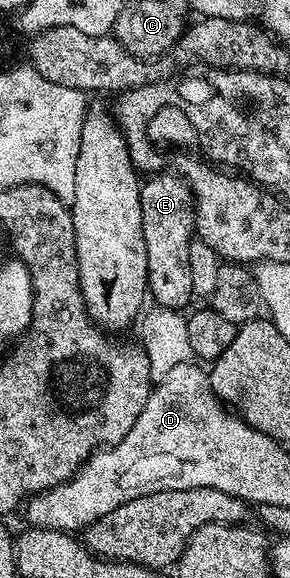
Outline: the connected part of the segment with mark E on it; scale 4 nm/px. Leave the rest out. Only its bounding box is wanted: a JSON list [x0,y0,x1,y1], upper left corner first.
[141,173,197,310]

